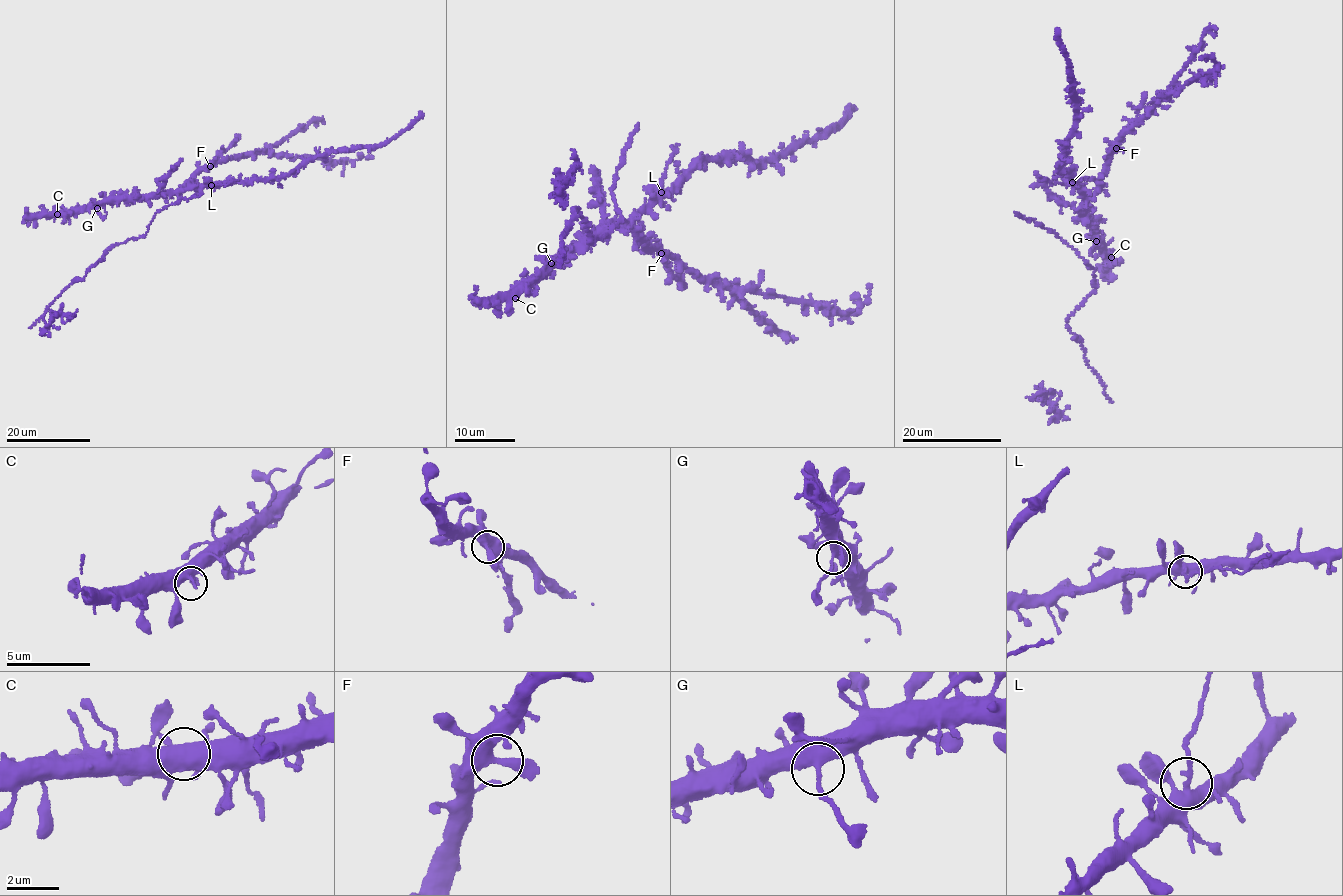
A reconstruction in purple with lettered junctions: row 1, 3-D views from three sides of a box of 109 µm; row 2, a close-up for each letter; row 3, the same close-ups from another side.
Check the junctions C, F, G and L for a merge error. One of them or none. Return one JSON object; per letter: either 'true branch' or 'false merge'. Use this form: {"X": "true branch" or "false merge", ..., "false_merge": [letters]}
{"C": "true branch", "F": "true branch", "G": "true branch", "L": "false merge", "false_merge": ["L"]}

